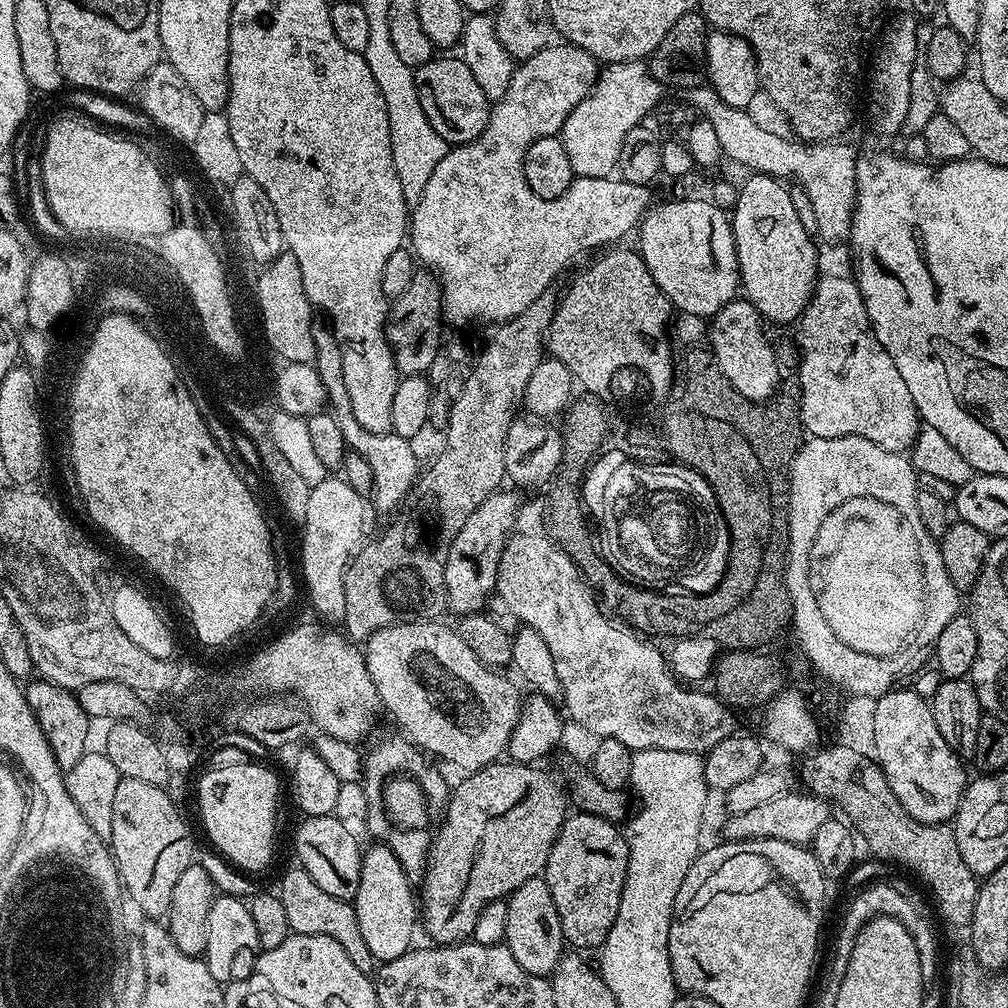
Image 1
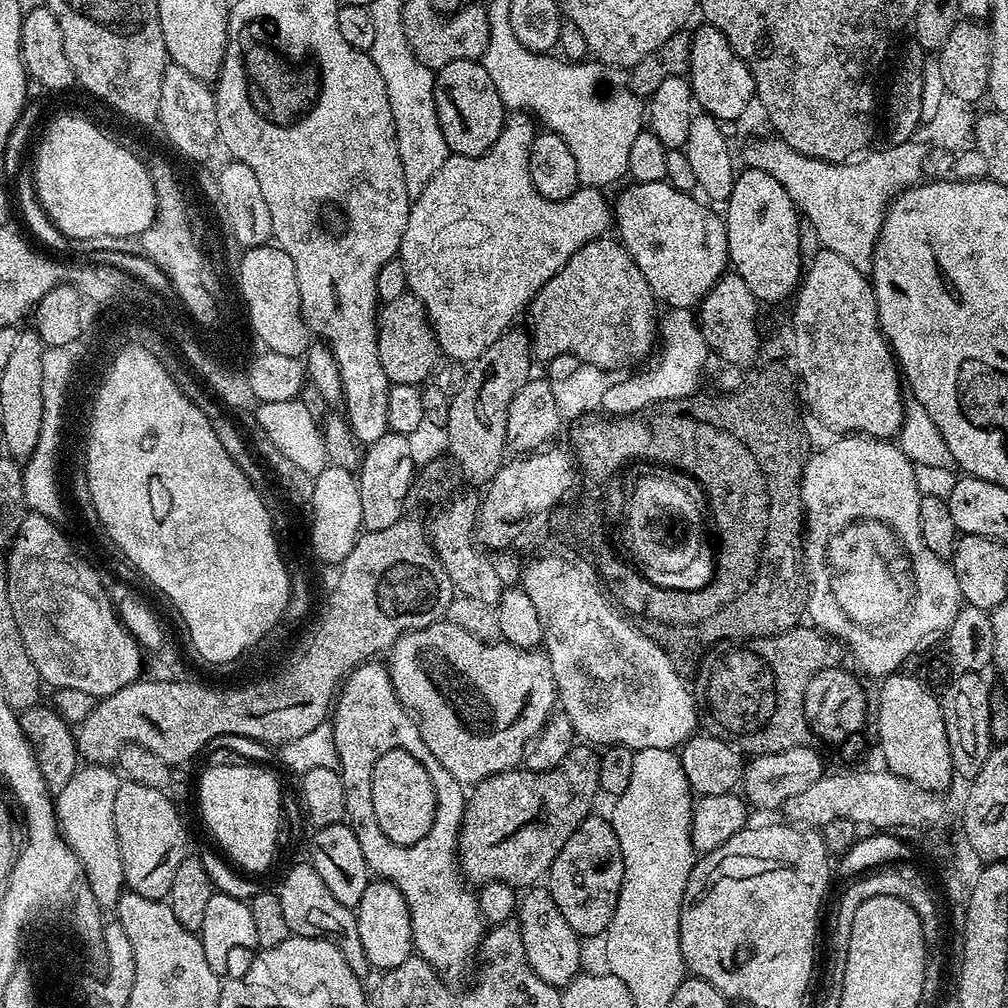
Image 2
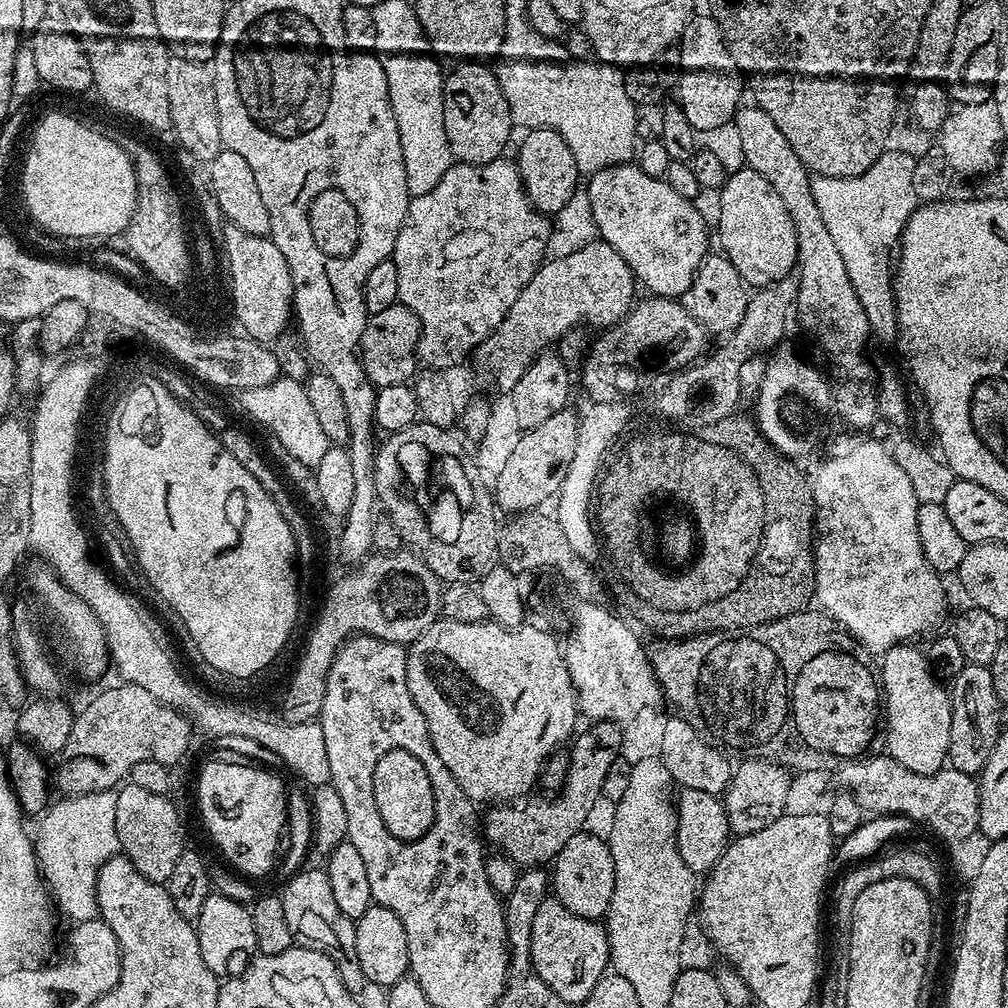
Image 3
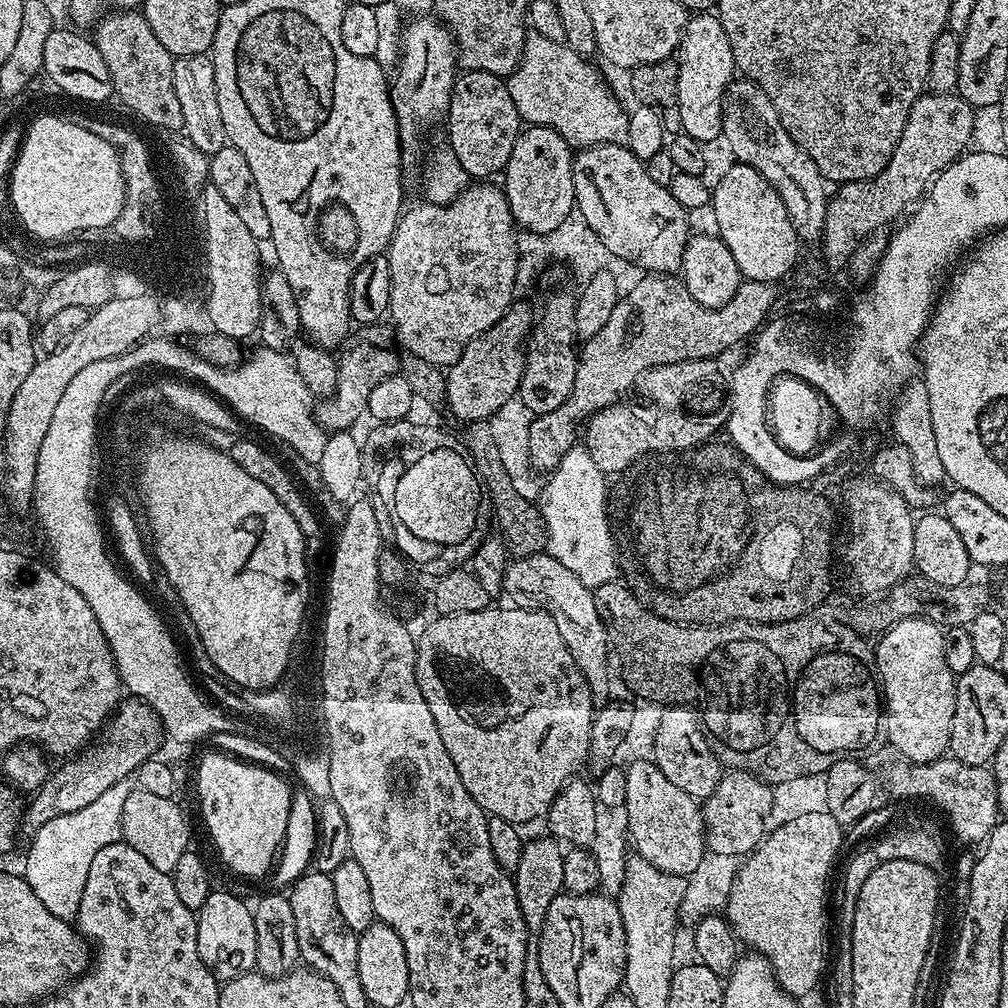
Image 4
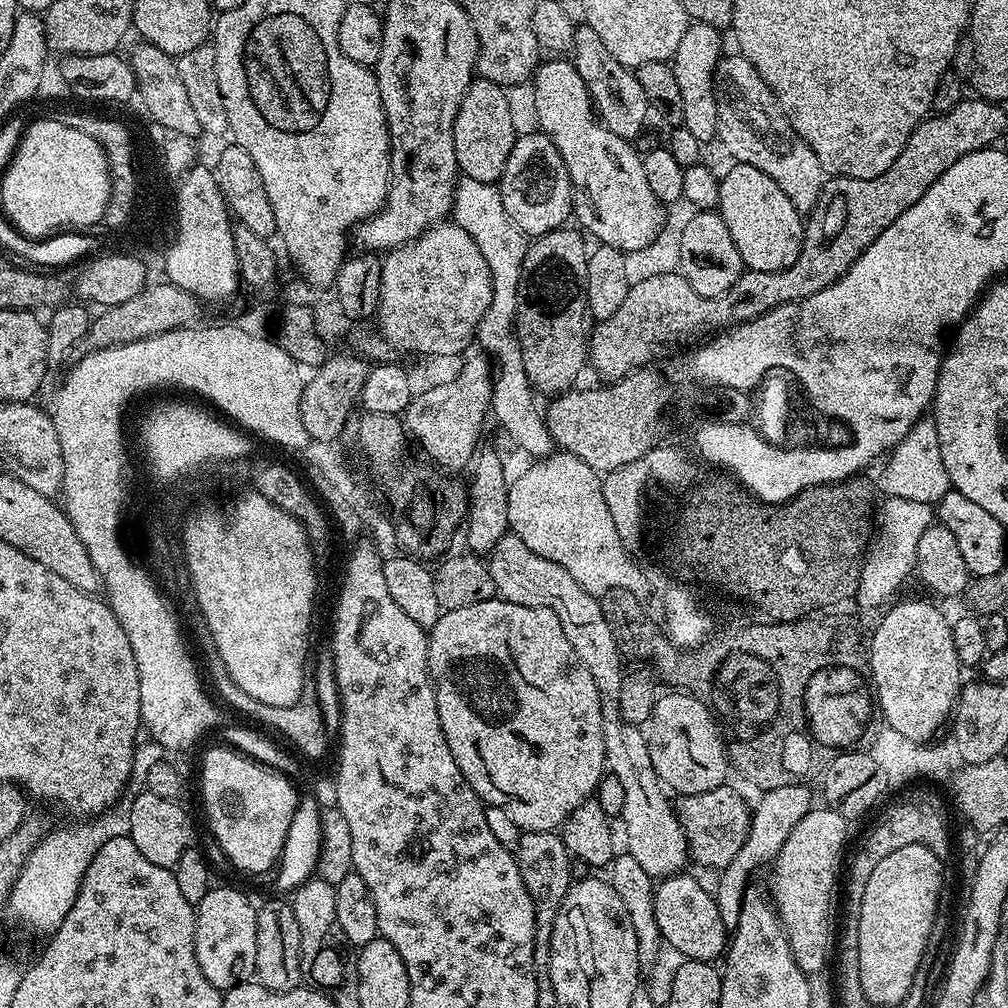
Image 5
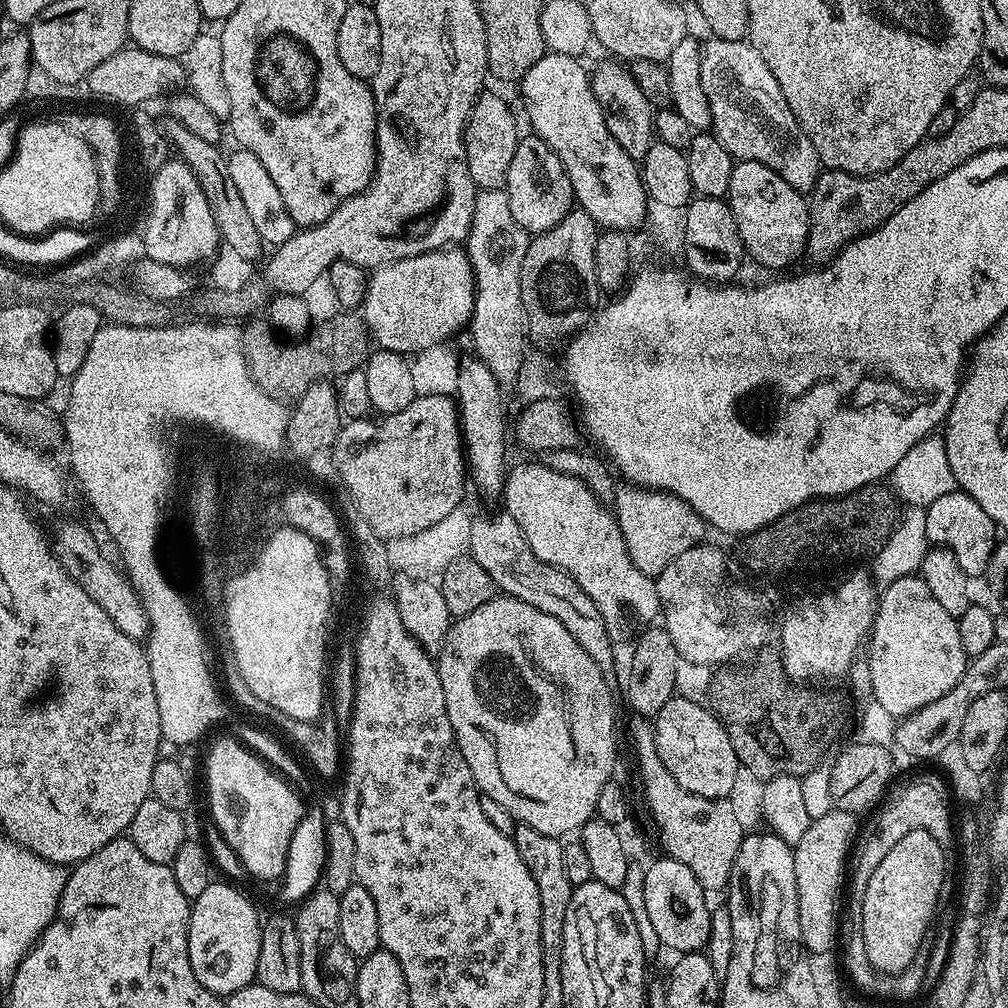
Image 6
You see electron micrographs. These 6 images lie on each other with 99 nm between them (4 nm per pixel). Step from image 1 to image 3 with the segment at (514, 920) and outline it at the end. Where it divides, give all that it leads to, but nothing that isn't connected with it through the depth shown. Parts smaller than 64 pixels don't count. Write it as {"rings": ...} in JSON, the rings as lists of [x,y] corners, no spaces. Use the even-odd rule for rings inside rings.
{"rings":[[[549,898],[534,914],[534,926],[530,926],[530,954],[538,978],[562,998],[565,1006],[578,1006],[590,998],[590,990],[594,990],[609,971],[608,930],[600,920],[582,918],[566,910],[560,900]]]}

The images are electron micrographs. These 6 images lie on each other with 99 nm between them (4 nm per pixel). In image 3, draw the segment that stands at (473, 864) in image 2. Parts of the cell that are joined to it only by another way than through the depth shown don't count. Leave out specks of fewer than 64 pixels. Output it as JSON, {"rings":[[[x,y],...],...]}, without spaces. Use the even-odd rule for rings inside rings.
{"rings":[[[597,720],[587,726],[589,728],[584,733],[581,731],[571,741],[572,748],[568,752],[570,770],[559,792],[545,797],[533,795],[515,802],[500,802],[487,809],[488,817],[485,815],[482,820],[483,839],[489,845],[497,844],[500,847],[497,849],[513,864],[524,868],[551,865],[562,846],[566,846],[574,834],[585,831],[586,814],[600,796],[602,782],[606,782],[606,774],[621,755],[624,743],[624,729],[615,720]]]}

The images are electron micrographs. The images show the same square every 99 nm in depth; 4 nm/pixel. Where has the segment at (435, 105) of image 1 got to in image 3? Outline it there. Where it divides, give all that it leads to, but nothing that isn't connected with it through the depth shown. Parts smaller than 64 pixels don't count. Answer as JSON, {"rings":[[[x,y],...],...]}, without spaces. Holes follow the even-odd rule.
{"rings":[[[460,62],[453,68],[444,78],[444,121],[453,157],[461,164],[489,164],[501,159],[514,125],[495,71],[484,62]]]}

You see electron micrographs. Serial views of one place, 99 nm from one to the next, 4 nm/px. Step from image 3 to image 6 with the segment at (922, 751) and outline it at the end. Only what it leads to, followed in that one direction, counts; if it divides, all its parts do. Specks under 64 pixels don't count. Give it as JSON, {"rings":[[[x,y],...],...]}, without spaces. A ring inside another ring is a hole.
{"rings":[[[919,574],[898,578],[879,593],[876,606],[876,621],[872,624],[870,647],[866,661],[873,679],[873,694],[893,718],[903,718],[912,712],[938,702],[946,690],[954,690],[958,678],[962,678],[969,657],[962,650],[962,638],[958,638],[957,617],[952,616],[930,594],[930,586]]]}

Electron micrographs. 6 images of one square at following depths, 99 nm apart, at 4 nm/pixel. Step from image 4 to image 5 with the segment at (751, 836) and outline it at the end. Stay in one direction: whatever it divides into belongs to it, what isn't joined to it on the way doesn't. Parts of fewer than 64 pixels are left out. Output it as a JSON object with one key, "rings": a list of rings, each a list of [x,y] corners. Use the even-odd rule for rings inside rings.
{"rings":[[[721,786],[693,796],[680,796],[674,804],[676,816],[688,839],[691,859],[697,860],[704,868],[724,869],[747,840],[749,805],[744,805],[743,798],[728,787]]]}

